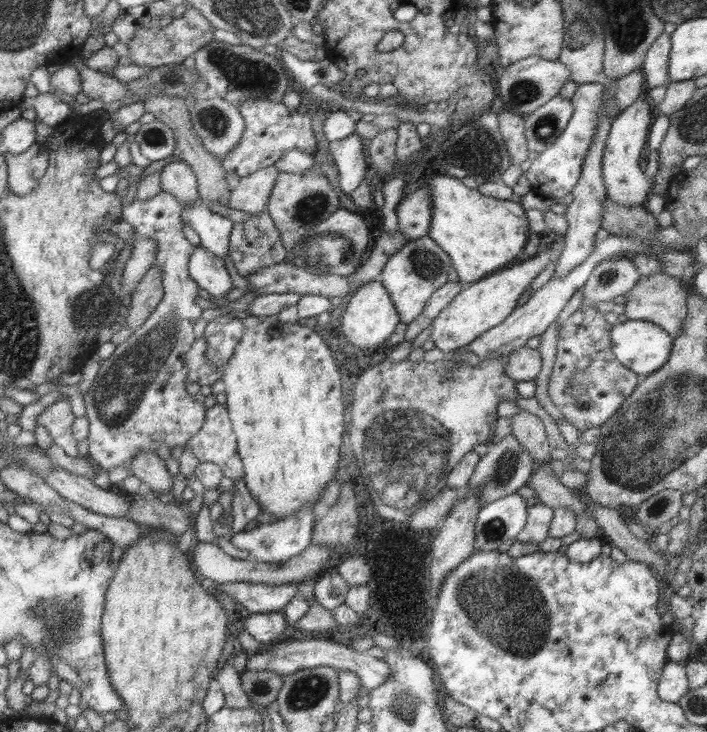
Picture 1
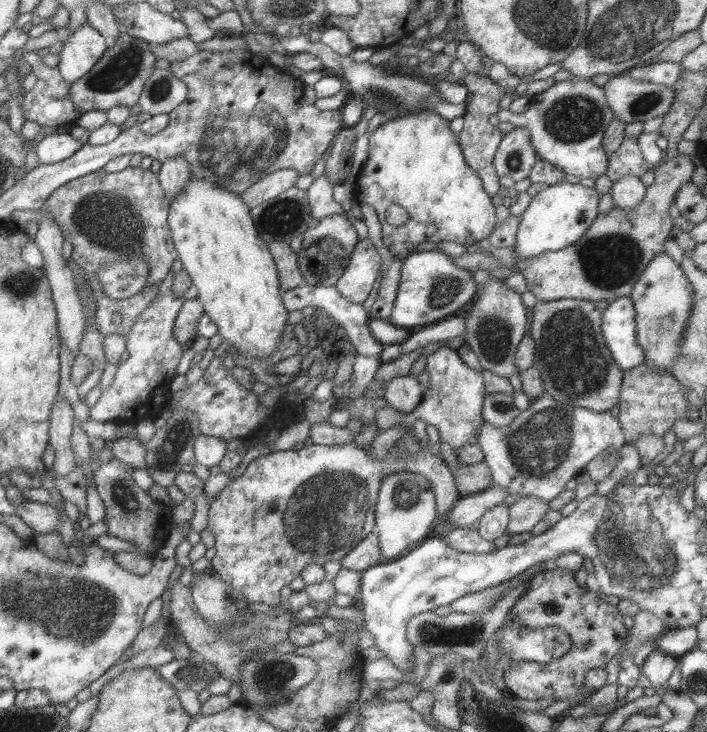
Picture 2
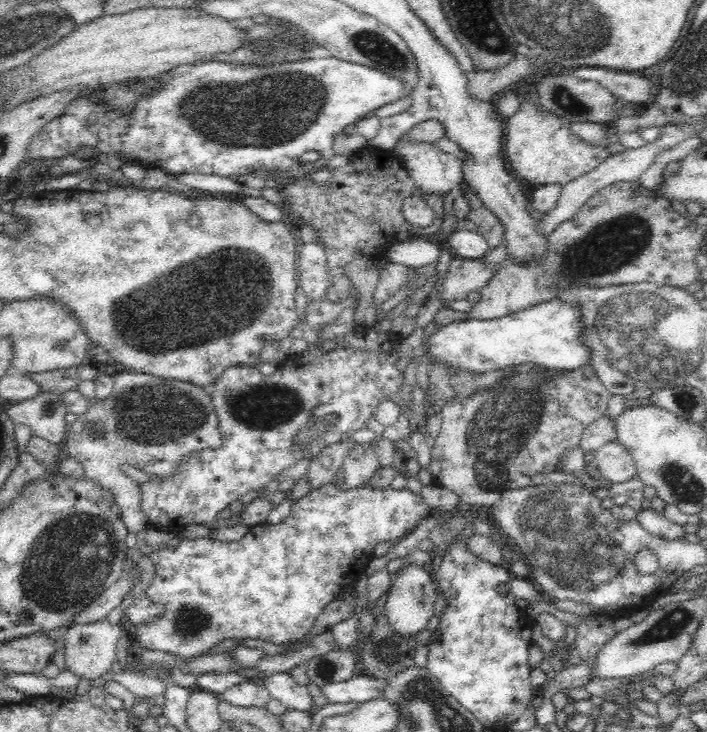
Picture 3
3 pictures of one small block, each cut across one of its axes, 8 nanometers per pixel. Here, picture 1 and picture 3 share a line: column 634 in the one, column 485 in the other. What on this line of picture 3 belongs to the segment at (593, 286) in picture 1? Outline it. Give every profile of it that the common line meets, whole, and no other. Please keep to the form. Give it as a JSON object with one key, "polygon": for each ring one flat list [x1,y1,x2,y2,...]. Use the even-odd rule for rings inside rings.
{"polygon":[[455,256,452,259,444,284,440,286,441,306,454,298,464,299,469,292,480,291,488,284,496,267,480,263,480,259,467,259]]}

